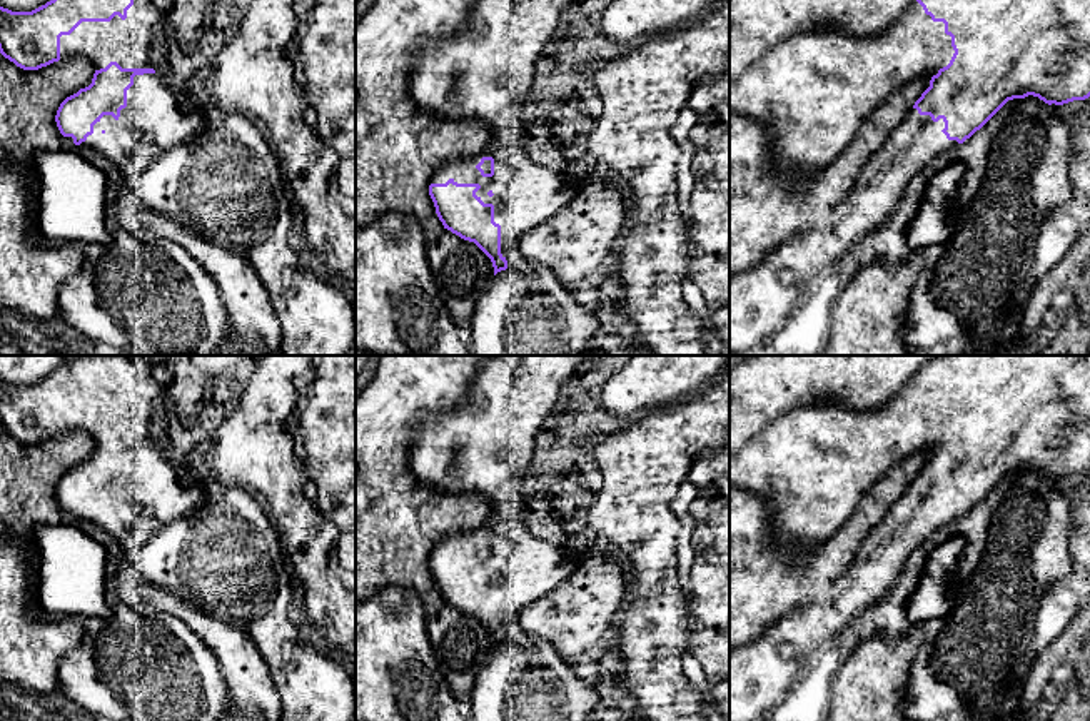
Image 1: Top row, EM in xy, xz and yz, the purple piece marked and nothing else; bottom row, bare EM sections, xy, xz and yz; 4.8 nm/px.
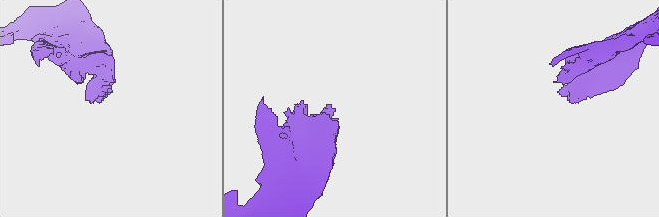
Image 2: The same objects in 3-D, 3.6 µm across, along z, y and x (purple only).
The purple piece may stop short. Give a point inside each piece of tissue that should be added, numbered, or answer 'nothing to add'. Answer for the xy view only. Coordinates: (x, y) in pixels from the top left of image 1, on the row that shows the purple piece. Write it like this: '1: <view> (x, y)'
1: xy (156, 121)

